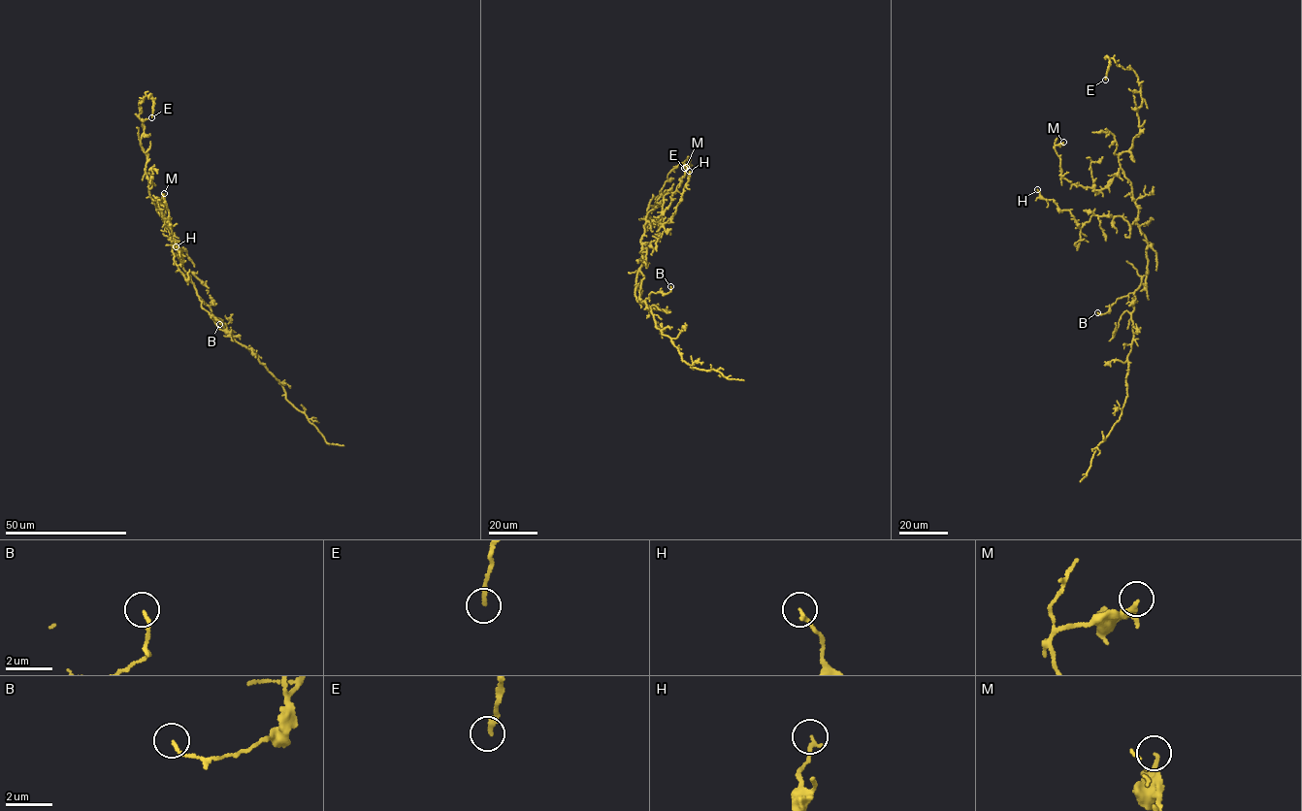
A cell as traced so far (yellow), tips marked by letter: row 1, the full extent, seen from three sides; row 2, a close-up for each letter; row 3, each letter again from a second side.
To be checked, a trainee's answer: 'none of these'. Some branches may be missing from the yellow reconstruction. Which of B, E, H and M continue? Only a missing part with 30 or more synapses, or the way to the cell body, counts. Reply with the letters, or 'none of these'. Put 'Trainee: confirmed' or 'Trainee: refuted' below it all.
none of these
Trainee: confirmed

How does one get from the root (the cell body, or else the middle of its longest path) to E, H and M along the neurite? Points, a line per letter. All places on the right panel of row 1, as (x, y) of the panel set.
E: (1147, 244), (1136, 222), (1130, 182), (1119, 159), (1140, 131), (1141, 85), (1134, 71), (1107, 56), (1105, 80)
H: (1147, 244), (1137, 225), (1118, 215), (1092, 214), (1080, 228), (1069, 210), (1059, 210), (1037, 189)
M: (1147, 244), (1123, 172), (1121, 169), (1100, 190), (1072, 183), (1062, 178), (1055, 149), (1063, 142)

